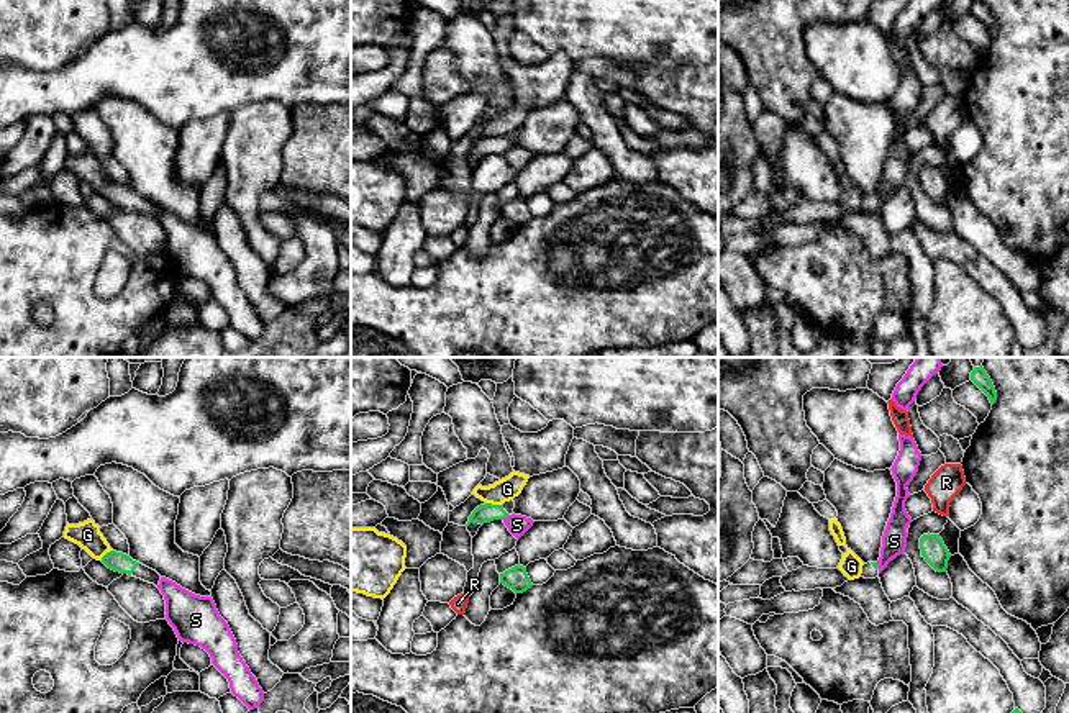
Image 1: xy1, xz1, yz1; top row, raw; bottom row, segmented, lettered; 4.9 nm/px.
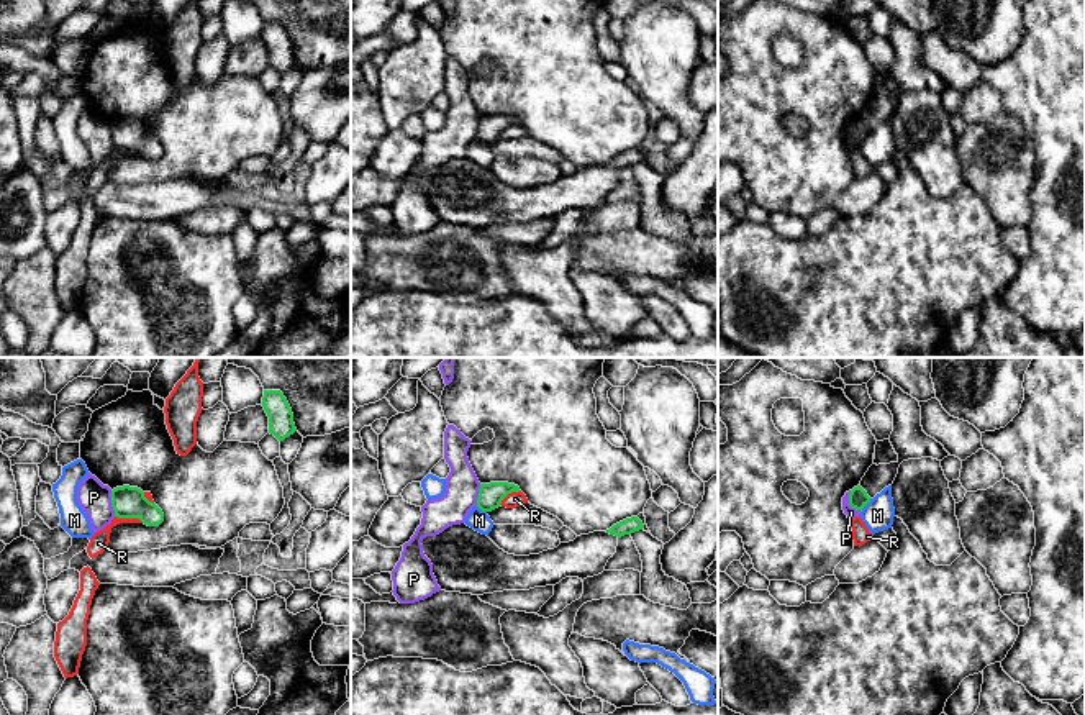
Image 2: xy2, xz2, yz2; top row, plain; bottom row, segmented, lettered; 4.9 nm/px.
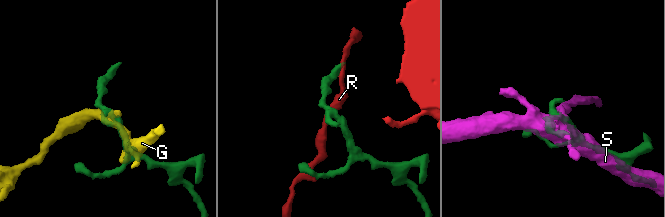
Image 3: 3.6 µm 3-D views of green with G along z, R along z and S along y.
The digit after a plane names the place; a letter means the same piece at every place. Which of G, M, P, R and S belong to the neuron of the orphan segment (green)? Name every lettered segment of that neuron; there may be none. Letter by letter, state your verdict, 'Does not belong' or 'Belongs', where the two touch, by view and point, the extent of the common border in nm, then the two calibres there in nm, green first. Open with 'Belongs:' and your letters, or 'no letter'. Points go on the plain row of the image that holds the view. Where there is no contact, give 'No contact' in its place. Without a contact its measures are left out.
Belongs: no letter
G: Does not belong. Touches green at xz1 (494, 138). Shared border 80 nm. Thickness 90 nm (green) against 110 nm
M: Does not belong. Touches green at yz2 (866, 136). Shared border 90 nm. Thickness 100 nm (green) against 150 nm
P: Does not belong. Touches green at xy2 (112, 136). Shared border 130 nm. Thickness 160 nm (green) against 160 nm
R: Does not belong. Touches green at xy2 (130, 150). Shared border 150 nm. Thickness 160 nm (green) against 90 nm
S: Does not belong. Touches green at xz1 (507, 148). Shared border 50 nm. Thickness 90 nm (green) against 100 nm

